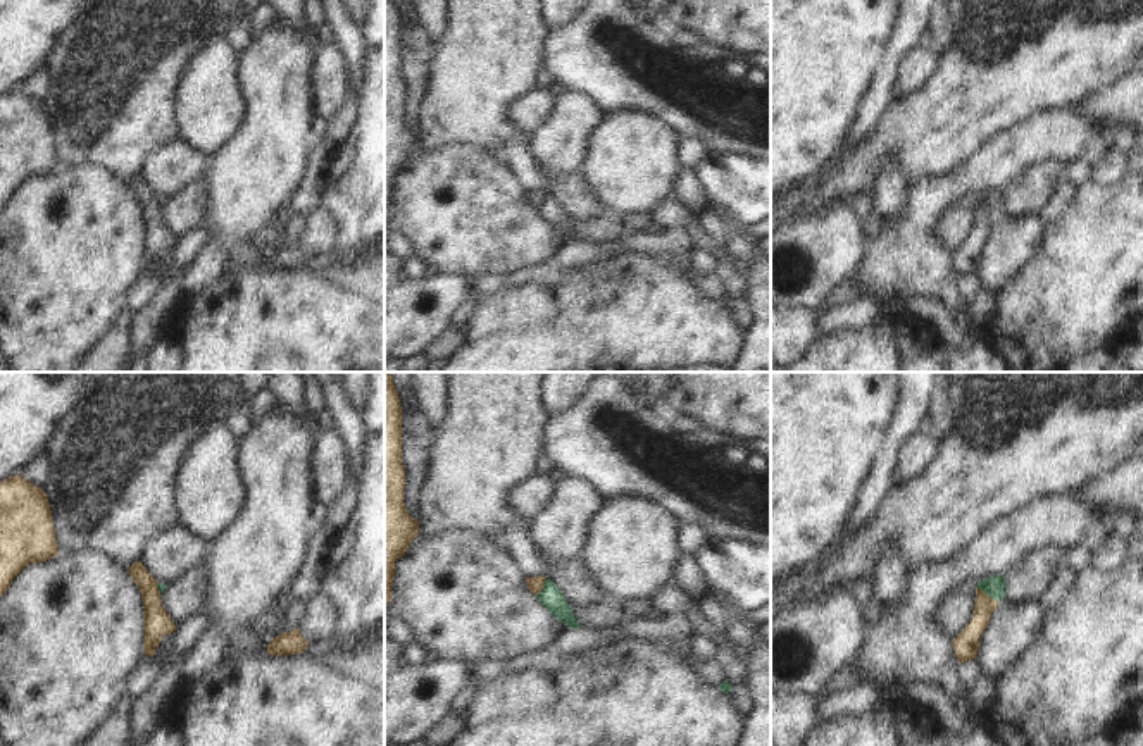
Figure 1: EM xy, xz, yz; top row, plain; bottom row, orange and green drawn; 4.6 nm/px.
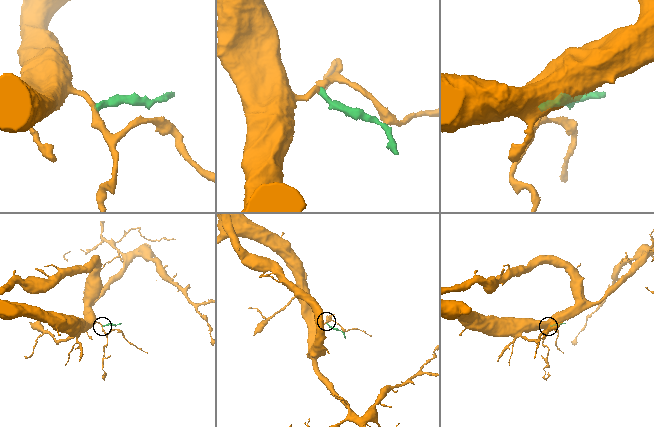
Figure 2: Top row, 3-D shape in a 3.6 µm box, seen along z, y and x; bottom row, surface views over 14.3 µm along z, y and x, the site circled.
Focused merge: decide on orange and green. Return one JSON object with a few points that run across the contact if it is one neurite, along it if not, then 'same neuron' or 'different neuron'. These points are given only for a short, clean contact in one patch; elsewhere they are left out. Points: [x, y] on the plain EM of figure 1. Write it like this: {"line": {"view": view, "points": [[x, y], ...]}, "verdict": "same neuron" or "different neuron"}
{"line": {"view": "yz", "points": [[976, 200], [997, 216]]}, "verdict": "different neuron"}

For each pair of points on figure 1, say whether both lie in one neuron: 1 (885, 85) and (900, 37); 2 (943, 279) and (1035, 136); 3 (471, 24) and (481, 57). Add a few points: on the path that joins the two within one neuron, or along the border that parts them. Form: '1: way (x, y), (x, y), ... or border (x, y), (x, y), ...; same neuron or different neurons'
1: way (885, 73), (897, 49); same neuron
2: way (924, 236), (924, 217), (957, 185), (992, 166); same neuron
3: way (480, 33), (481, 49); same neuron

